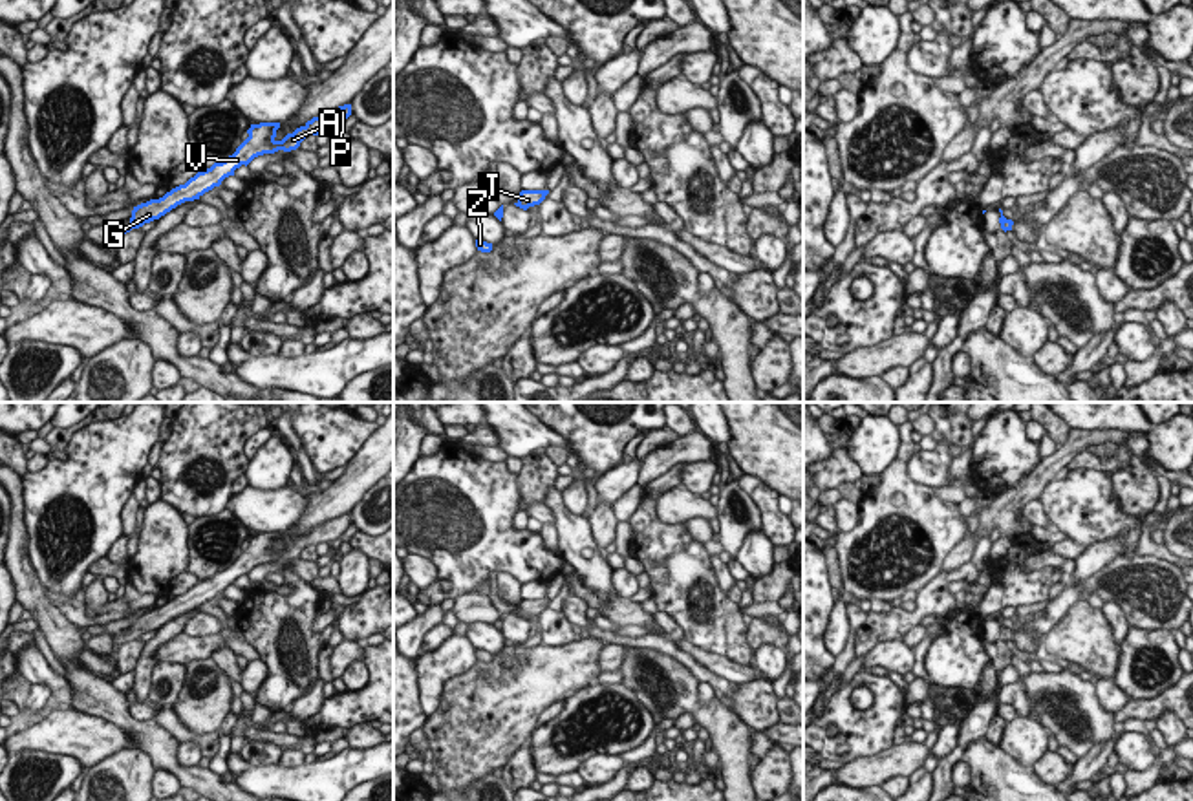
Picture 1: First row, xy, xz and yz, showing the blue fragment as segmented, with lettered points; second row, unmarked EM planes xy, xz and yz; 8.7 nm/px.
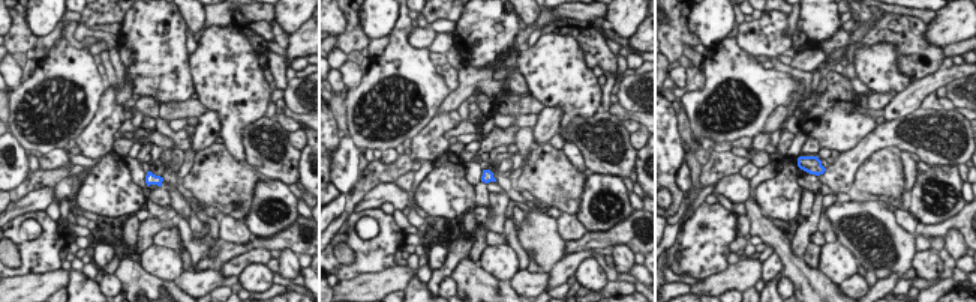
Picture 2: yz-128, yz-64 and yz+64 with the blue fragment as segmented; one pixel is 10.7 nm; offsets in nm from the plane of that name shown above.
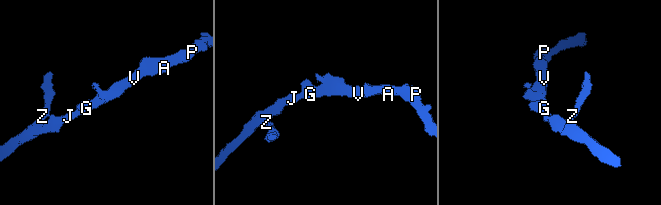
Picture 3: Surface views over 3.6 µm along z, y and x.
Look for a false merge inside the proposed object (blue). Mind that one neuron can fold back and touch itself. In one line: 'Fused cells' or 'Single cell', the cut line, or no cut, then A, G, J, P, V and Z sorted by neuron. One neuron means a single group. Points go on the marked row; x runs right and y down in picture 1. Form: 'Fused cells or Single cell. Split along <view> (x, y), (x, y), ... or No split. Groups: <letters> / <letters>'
Single cell. No split. Groups: A G J P V Z

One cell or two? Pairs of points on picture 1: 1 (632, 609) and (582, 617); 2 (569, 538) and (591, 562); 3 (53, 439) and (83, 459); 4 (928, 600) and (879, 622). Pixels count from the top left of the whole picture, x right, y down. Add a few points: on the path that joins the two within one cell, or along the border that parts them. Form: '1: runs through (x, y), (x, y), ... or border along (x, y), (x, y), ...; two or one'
1: border along (568, 595), (577, 597), (591, 613); two
2: runs through (575, 544), (590, 556); one
3: border along (101, 423), (81, 427), (63, 450); two
4: runs through (919, 613), (908, 620), (892, 622); one

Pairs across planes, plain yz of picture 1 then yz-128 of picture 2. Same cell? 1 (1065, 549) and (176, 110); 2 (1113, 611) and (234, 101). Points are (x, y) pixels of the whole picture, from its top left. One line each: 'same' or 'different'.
1: same
2: same

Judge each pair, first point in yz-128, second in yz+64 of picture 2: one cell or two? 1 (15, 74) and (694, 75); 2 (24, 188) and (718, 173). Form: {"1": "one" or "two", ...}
{"1": "one", "2": "one"}

